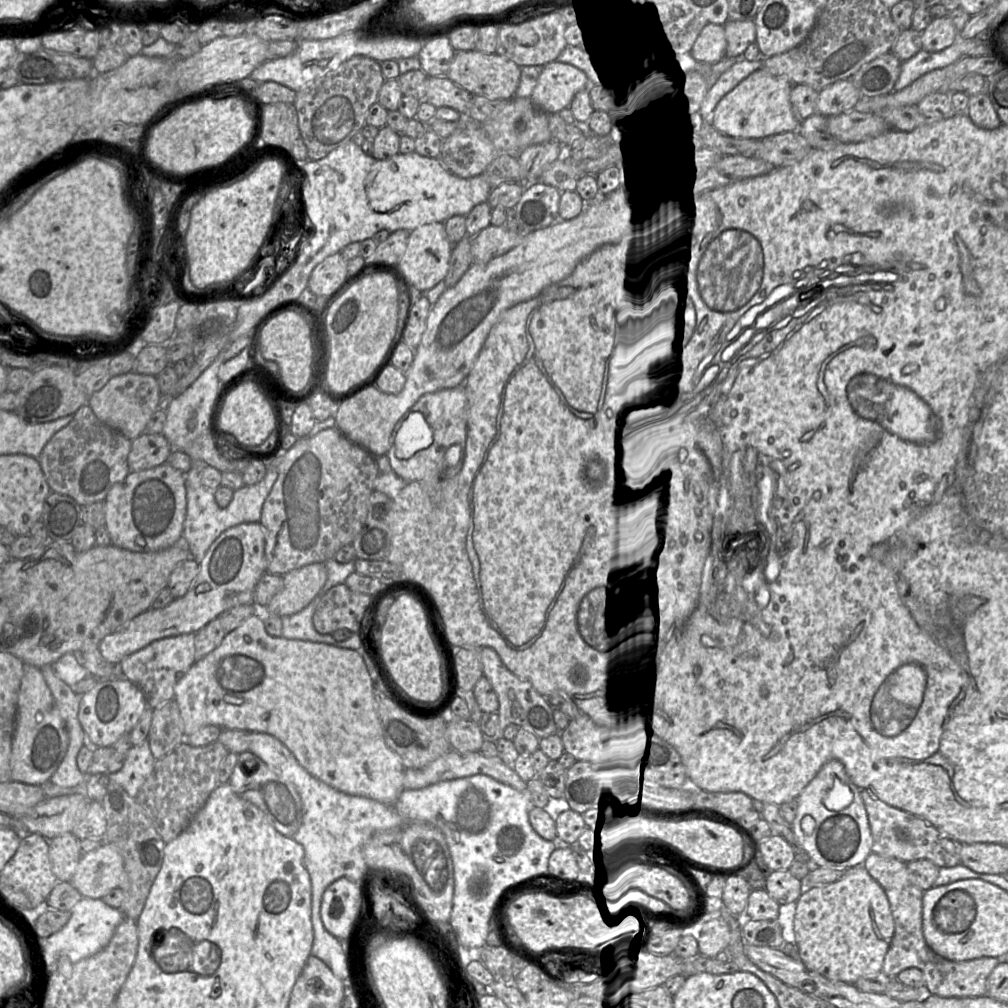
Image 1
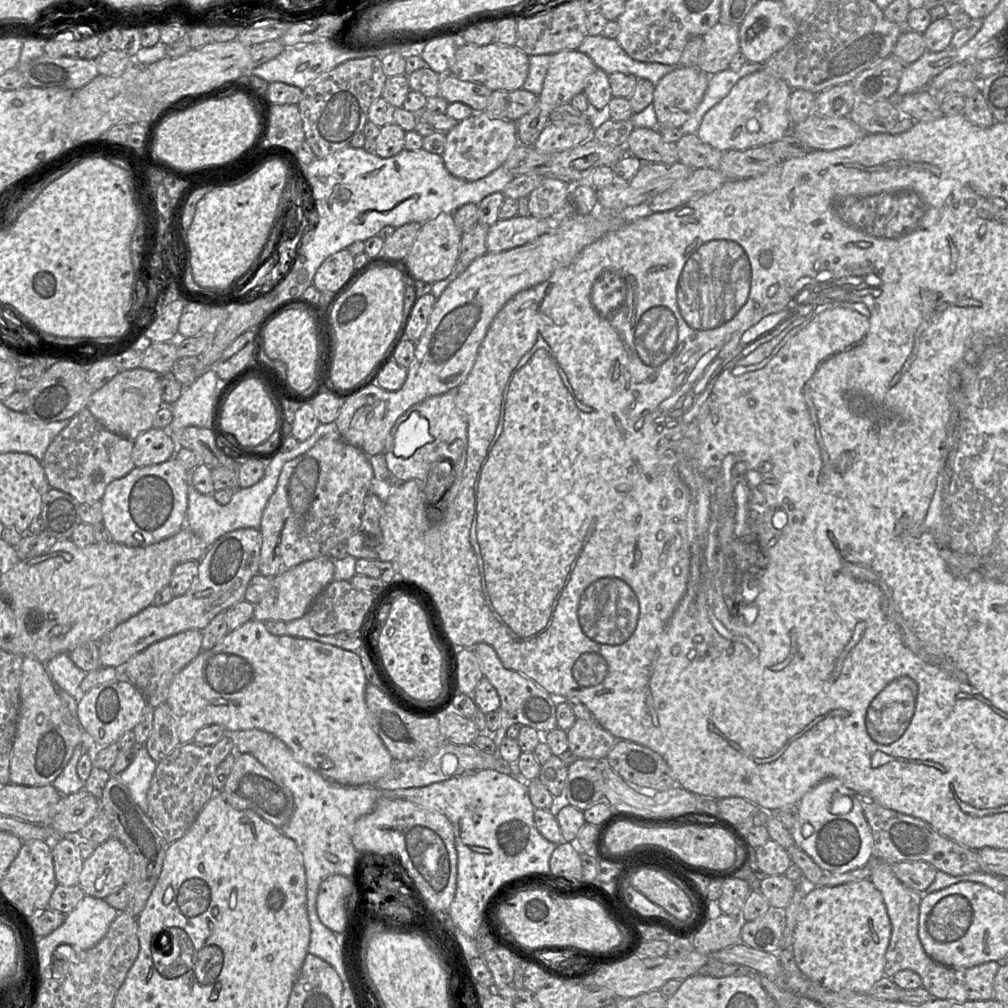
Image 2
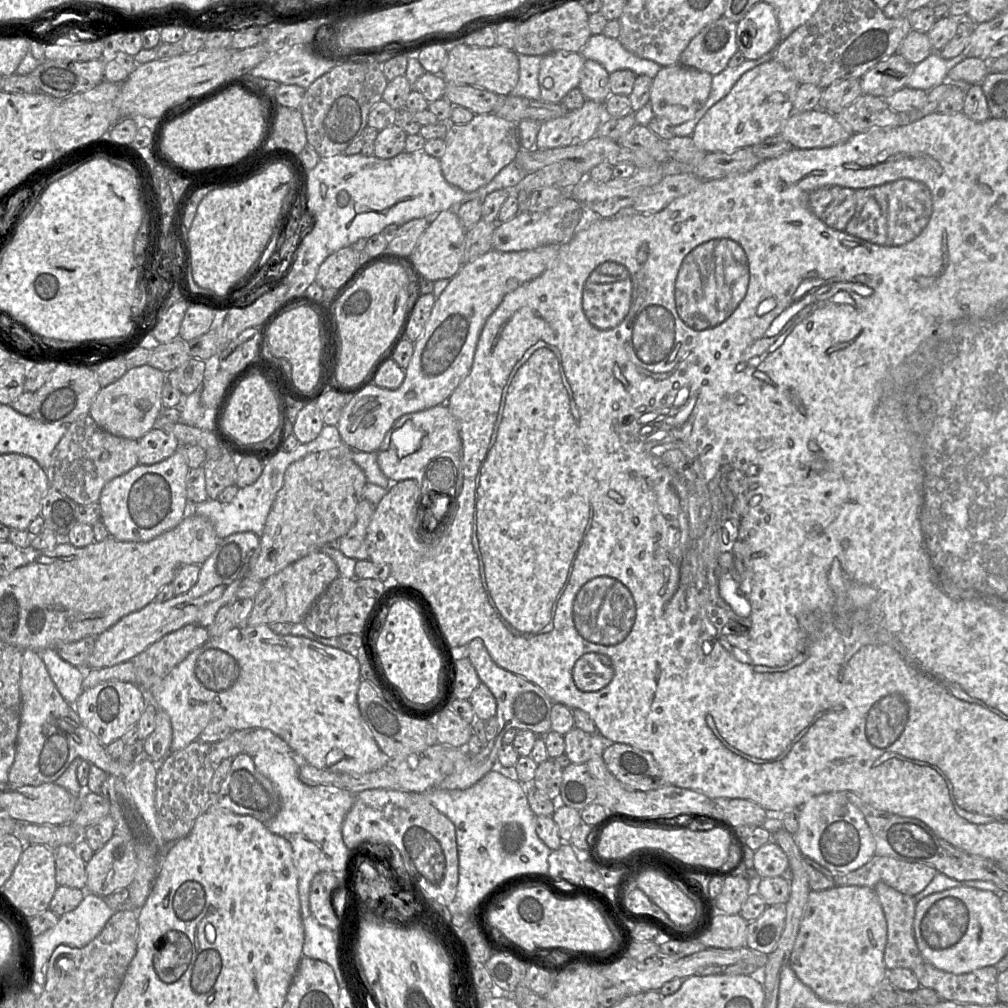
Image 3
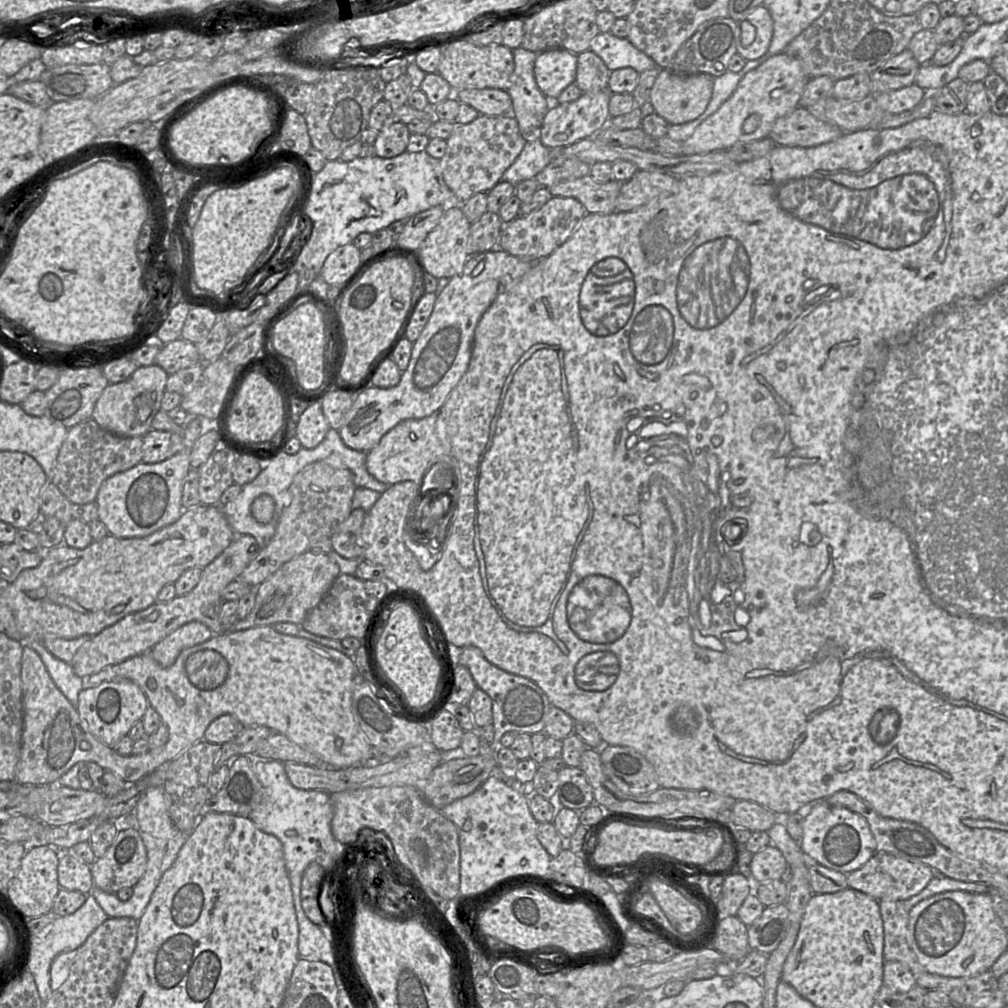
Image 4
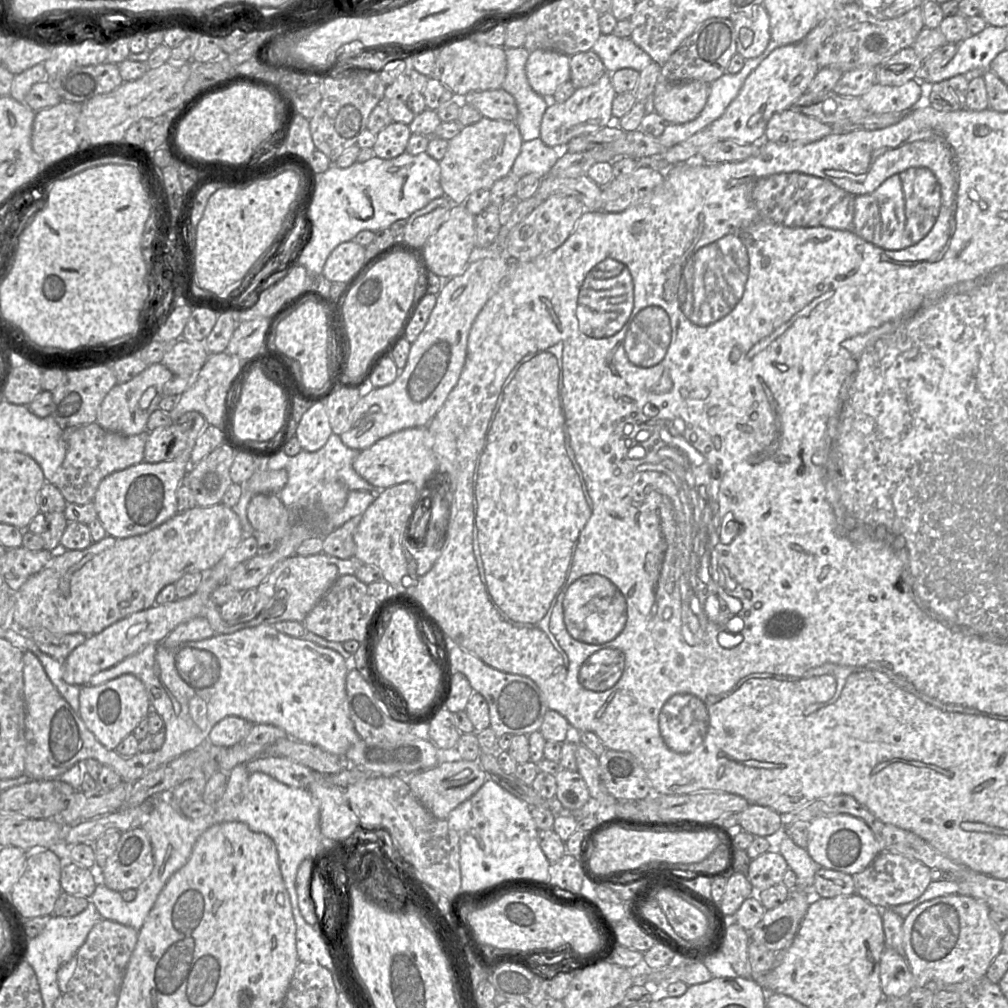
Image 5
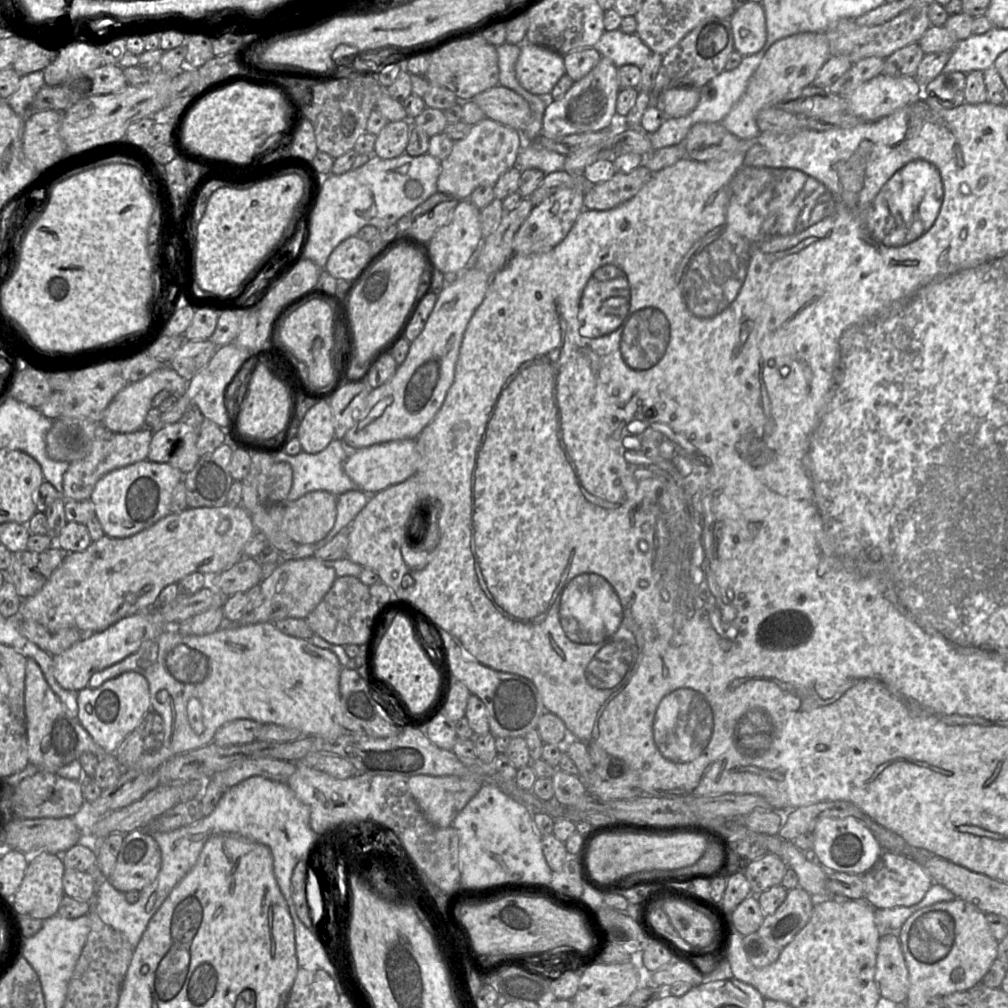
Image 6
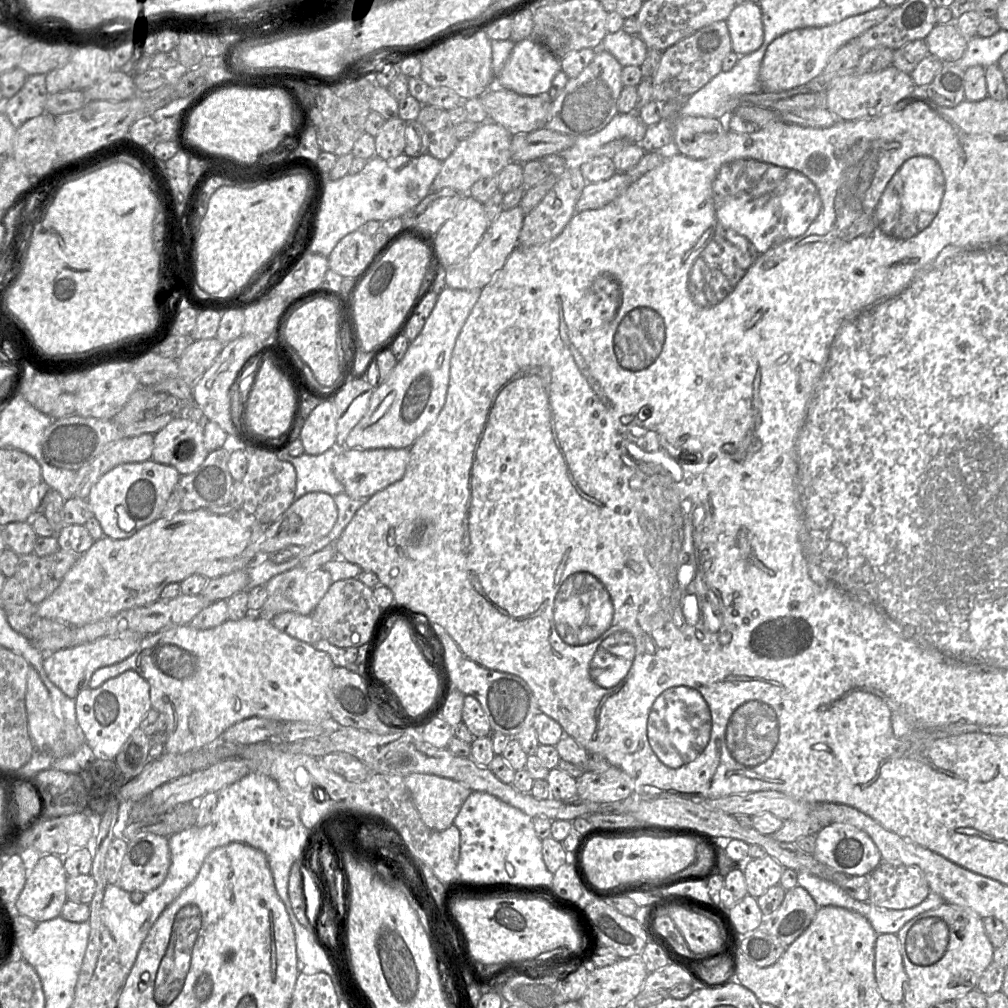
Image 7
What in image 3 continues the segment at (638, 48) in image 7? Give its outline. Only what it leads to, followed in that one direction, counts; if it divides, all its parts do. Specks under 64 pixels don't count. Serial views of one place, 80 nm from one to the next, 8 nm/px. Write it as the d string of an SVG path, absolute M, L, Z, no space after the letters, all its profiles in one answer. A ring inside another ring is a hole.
M606 33L592 34L579 53L585 59L600 63L611 74L617 70L630 70L638 75L654 78L662 68L658 63L638 57L625 48L620 38Z

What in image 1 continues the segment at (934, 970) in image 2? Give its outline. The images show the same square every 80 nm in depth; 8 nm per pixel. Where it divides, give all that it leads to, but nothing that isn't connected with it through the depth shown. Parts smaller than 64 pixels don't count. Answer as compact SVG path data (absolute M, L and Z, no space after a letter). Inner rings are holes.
M871 852L863 863L869 875L884 889L894 919L895 931L885 955L882 972L895 978L908 968L921 970L925 980L924 995L940 997L981 997L987 993L987 979L999 963L996 957L951 961L936 954L926 943L922 929L924 891L909 878L906 863Z

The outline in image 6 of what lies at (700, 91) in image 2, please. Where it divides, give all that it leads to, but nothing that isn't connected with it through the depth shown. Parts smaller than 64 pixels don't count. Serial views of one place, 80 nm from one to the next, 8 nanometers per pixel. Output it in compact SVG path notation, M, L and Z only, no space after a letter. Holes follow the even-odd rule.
M674 87L658 97L658 107L667 118L679 118L691 113L700 99L700 89Z

